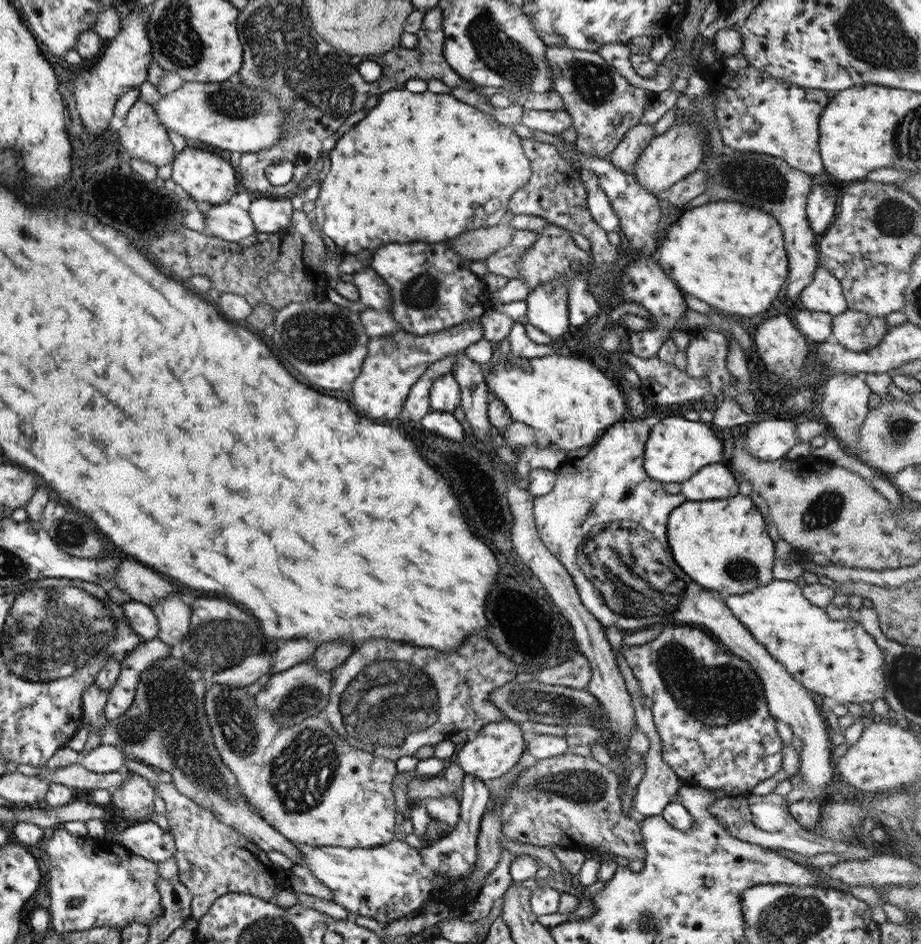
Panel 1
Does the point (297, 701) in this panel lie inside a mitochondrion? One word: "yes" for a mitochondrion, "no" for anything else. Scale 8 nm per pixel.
yes

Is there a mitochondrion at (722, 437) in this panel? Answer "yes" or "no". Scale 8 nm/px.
no

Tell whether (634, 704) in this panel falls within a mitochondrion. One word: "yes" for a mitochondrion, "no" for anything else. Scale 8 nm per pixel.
no

